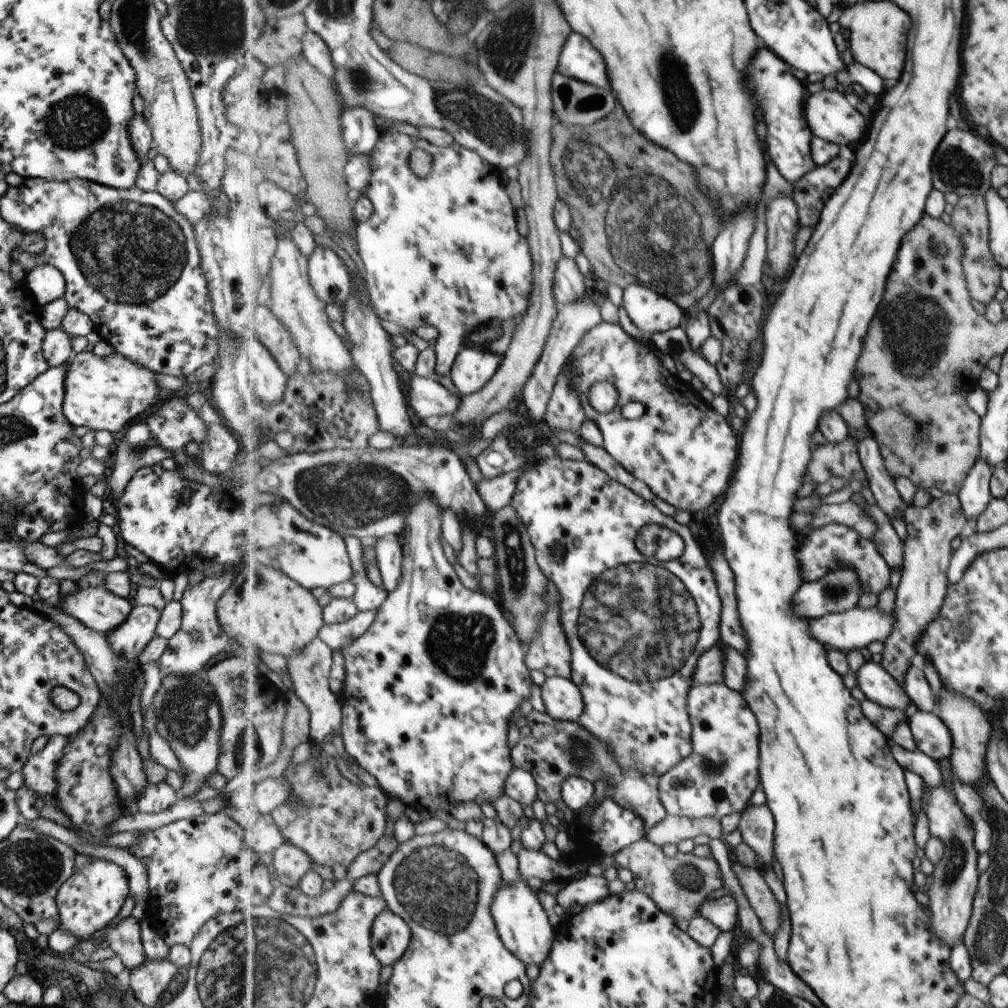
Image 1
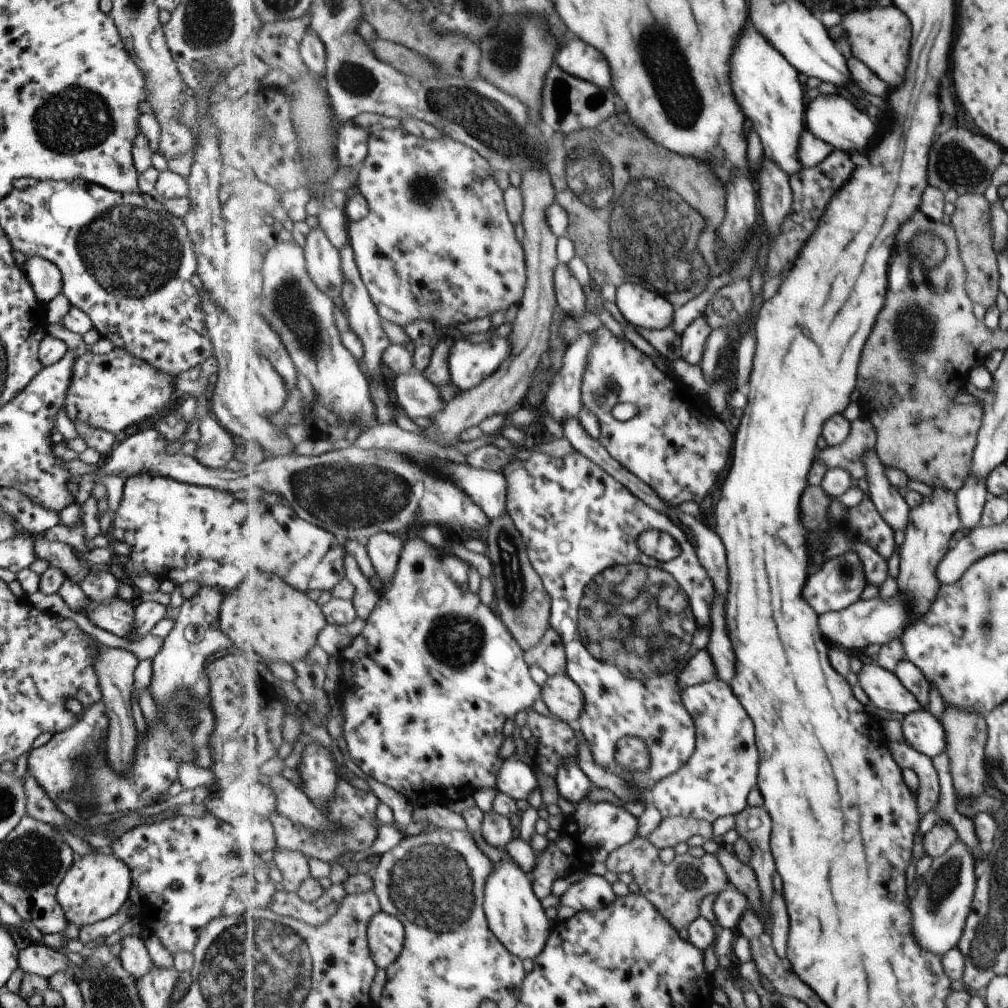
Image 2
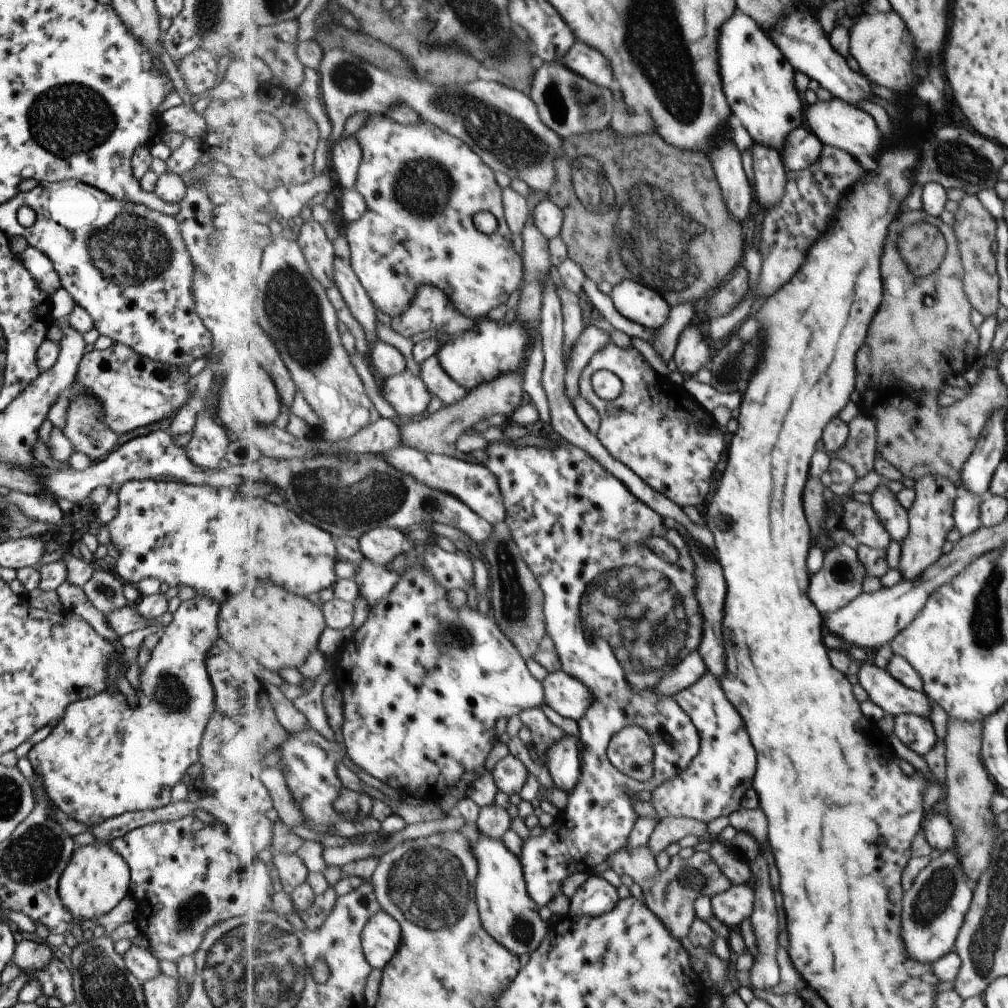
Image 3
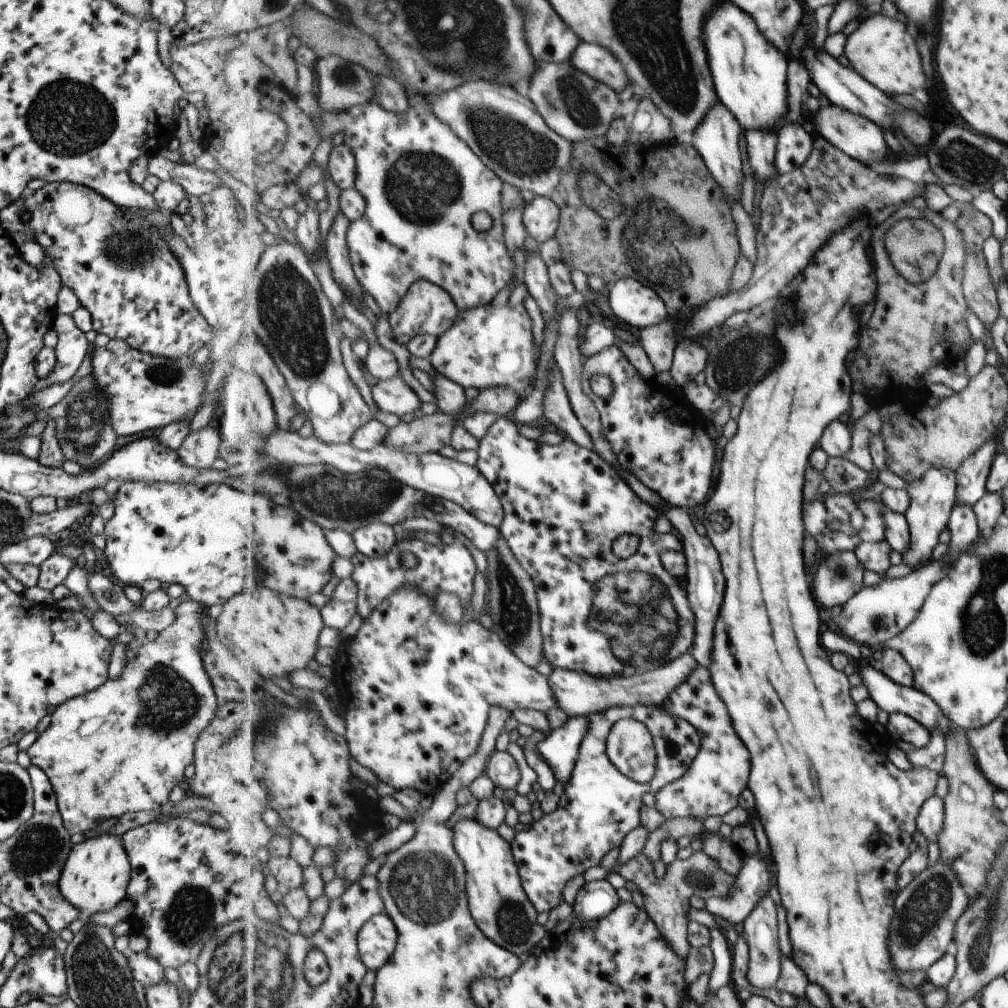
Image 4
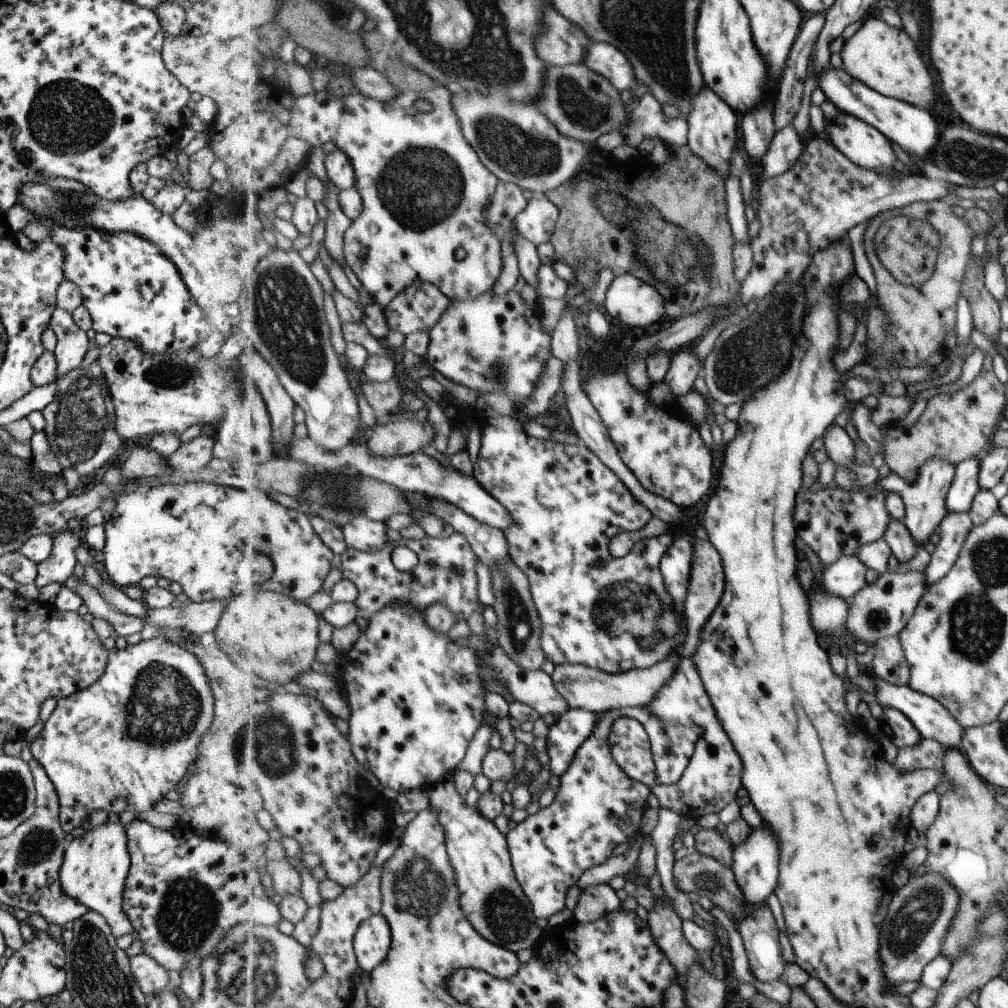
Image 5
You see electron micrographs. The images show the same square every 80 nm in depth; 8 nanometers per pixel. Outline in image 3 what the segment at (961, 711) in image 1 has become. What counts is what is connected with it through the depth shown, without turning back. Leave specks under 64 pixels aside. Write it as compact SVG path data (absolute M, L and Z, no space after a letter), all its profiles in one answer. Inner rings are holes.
M948 718L943 745L947 820L955 836L951 850L955 850L957 858L960 859L961 872L973 882L977 882L981 874L988 869L993 842L999 833L993 826L995 814L989 809L993 784L981 766L981 720L961 722Z

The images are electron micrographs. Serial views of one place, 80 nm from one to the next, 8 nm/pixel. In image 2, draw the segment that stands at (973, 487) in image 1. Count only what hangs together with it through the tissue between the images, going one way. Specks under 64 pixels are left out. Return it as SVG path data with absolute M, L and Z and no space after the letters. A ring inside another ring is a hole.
M969 476L962 489L957 490L957 514L964 532L979 525L980 515L987 501L988 490L983 480Z

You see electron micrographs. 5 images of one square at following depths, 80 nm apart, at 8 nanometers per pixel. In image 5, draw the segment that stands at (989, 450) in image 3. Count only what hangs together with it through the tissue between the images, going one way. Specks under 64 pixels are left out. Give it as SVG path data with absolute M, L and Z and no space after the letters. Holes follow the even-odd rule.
M979 457L969 458L956 465L956 474L948 494L945 494L945 510L948 514L968 513L973 496L980 490L977 486L977 462Z

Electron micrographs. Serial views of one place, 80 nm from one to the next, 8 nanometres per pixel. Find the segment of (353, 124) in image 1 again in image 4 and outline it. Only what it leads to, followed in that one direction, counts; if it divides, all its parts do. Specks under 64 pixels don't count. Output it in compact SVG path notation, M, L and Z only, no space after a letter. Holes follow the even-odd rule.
M345 142L332 148L327 172L341 192L356 187L356 169L354 151Z

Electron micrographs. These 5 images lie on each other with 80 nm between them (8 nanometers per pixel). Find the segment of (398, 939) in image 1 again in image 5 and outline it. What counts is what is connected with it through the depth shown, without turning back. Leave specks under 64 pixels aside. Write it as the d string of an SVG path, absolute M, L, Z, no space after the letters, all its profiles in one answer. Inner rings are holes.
M374 915L361 922L353 944L362 971L370 974L383 964L391 951L392 943L391 926L384 915Z

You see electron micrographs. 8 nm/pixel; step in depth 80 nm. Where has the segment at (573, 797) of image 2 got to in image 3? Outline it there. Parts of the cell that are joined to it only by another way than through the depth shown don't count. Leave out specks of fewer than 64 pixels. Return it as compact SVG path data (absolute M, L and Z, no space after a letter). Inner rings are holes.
M567 735L557 744L549 746L546 768L556 787L569 794L575 790L581 778L581 758L577 750L580 738Z

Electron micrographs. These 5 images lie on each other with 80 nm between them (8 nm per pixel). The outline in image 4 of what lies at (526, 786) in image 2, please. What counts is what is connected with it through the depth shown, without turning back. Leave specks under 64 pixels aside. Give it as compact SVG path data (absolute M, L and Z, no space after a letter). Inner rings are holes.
M509 751L496 752L488 762L487 775L499 789L516 791L522 775L517 760Z

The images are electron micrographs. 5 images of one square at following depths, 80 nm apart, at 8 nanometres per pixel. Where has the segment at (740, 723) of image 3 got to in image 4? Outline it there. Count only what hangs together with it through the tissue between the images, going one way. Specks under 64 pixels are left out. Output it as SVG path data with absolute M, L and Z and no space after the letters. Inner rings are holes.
M697 664L697 668L689 674L689 680L671 692L662 706L695 726L703 736L703 742L700 754L697 754L688 773L655 794L656 809L665 820L692 817L703 821L710 816L725 816L739 806L739 796L749 787L752 758L749 748L733 726L729 708L713 686L709 669Z

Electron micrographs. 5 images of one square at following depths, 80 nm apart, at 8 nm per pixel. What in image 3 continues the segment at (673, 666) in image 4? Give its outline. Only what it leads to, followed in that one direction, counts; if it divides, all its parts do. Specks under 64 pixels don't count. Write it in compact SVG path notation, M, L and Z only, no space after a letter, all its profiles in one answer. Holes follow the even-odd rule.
M698 651L689 653L668 673L663 674L663 680L657 684L657 694L675 697L681 690L693 686L697 680L701 680L707 674L707 664L703 662ZM559 670L543 680L546 704L565 718L578 722L593 706L595 696L585 681Z

